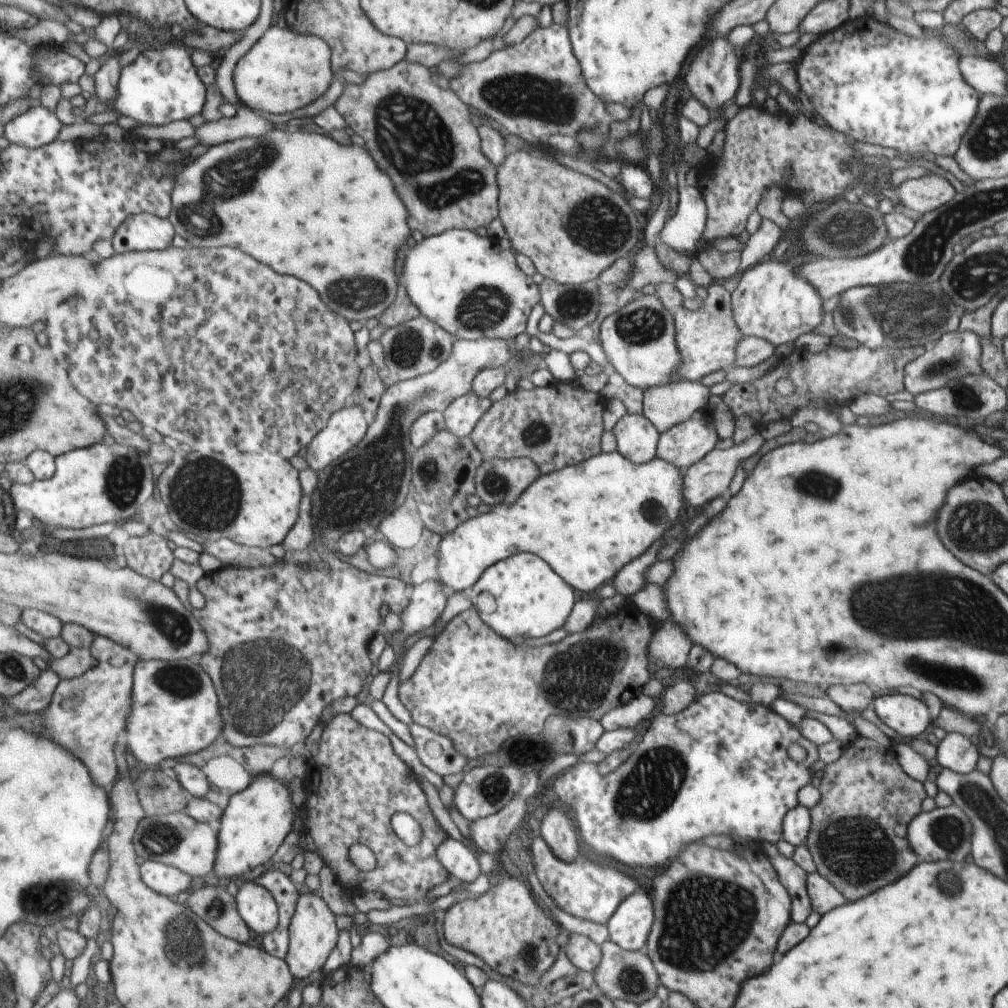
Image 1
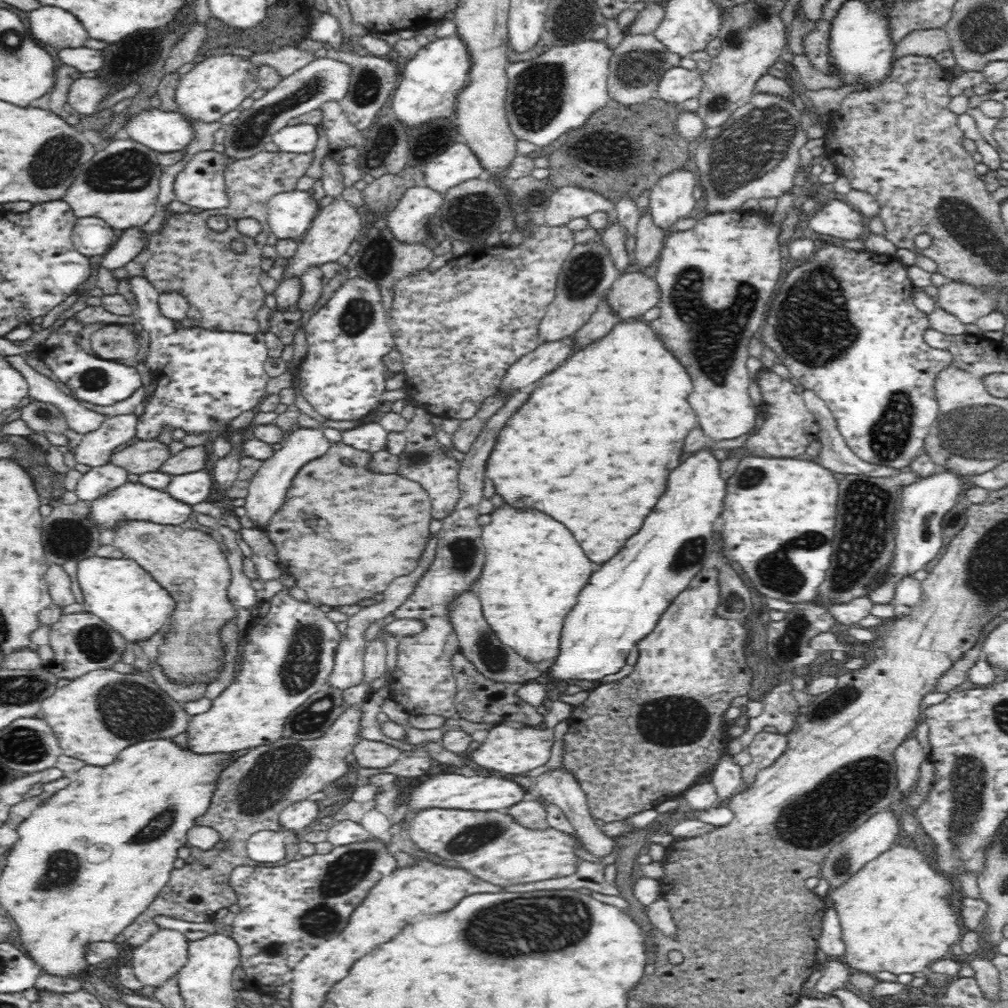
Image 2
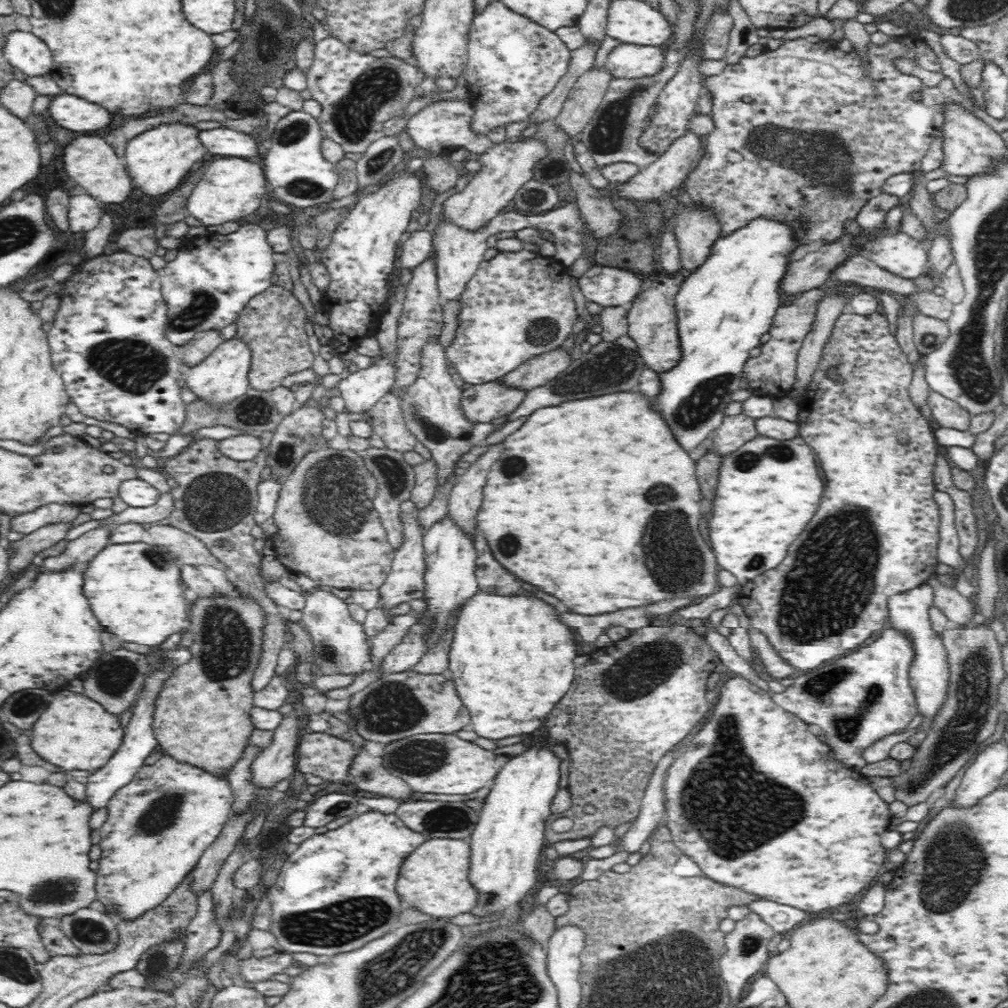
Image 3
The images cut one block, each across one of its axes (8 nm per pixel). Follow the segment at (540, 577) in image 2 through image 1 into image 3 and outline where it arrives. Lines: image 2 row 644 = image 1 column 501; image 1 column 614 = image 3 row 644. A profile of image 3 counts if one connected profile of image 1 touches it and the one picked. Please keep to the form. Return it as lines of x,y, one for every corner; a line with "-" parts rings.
479,590
474,594
474,596
470,596
470,600
466,600
466,604
464,604
464,607
461,608
459,615
457,616
456,624
453,628
454,636
452,637
452,644
451,649
449,650
449,670
452,674
452,679
455,684
455,689
457,690
458,696
462,699
462,702
464,703
464,706
468,709
468,712
470,712
470,724
472,724
472,730
476,732
479,736
482,736
482,738
488,738
488,740
500,740
500,738
508,738
508,736
520,736
521,734
530,734
530,732
534,732
534,730
538,730
540,726
545,722
546,716
550,714
550,711
552,708
554,708
555,704
568,692
570,688
570,684
572,684
572,681
574,680
575,675
575,660
578,658
578,654
576,654
576,640
574,640
574,635
572,634
572,630
570,630
569,625
566,625
564,623
564,620
561,620
561,614
560,614
560,620
558,620
558,614
556,614
556,610
550,606
550,604
546,602
542,602
542,599
540,598
524,598
524,596
520,594
514,594
514,596
506,596
504,593
496,593
494,591
484,591

